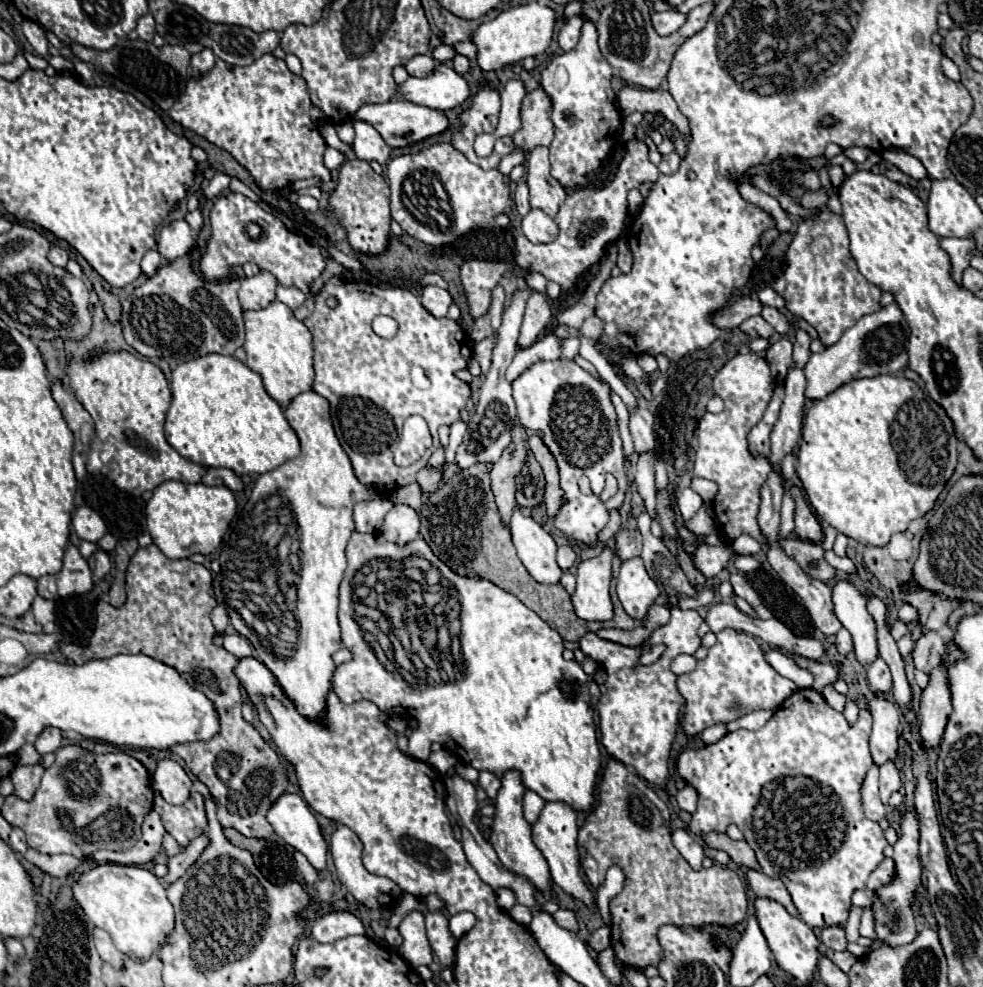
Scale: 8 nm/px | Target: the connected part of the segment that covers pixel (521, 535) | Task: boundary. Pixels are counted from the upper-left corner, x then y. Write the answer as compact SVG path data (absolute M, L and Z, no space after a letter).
M519 508L513 512L513 518L511 518L511 536L513 536L513 544L517 548L517 556L521 558L523 566L527 568L527 572L537 582L541 582L541 584L557 584L561 580L563 570L555 562L555 552L557 552L555 540L531 516L529 518L523 516Z

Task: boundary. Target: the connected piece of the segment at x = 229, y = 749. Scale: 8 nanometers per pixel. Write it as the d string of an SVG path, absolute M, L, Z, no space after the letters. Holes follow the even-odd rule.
M149 544L147 548L139 548L131 556L131 562L127 568L127 584L125 584L127 600L125 600L125 604L121 608L113 608L111 604L97 604L97 608L95 608L97 610L97 624L95 624L95 632L93 632L89 644L77 646L77 644L59 642L59 652L65 658L71 658L75 664L83 664L83 662L89 662L95 658L111 658L115 654L147 654L147 656L153 656L155 660L161 660L161 662L173 666L185 680L189 680L195 688L205 692L219 712L221 732L207 742L181 744L181 746L175 746L171 750L185 760L189 770L203 784L207 784L211 798L217 802L217 808L219 808L217 820L223 828L235 828L247 838L265 838L267 840L269 836L273 836L273 828L265 820L265 814L267 814L269 806L287 790L287 784L289 784L287 770L283 768L275 750L269 748L267 742L259 736L259 732L251 724L247 724L241 716L241 684L239 684L237 676L233 674L237 658L233 654L229 654L225 648L215 646L215 640L213 640L215 628L209 620L209 614L217 606L217 602L207 592L205 582L211 582L211 572L205 566L195 564L187 558L185 560L169 560L167 556L163 556L163 552L155 544ZM231 802L237 806L237 814L241 816L241 820L229 820Z

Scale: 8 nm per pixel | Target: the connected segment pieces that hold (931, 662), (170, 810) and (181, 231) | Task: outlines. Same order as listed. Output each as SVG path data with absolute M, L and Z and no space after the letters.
M923 634L913 650L913 660L915 660L915 668L923 670L927 676L931 674L933 668L939 668L943 664L943 658L947 654L947 646L945 642L935 634Z
M191 792L189 800L183 802L181 806L171 806L161 796L157 796L155 810L161 814L165 830L181 846L187 846L189 840L193 840L195 836L199 836L207 828L203 796L199 792Z
M173 220L165 224L157 238L157 252L165 260L175 260L189 252L189 248L195 244L193 230L185 220Z

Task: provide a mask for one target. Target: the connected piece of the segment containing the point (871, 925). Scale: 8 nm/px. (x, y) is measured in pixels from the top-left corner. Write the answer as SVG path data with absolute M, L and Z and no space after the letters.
M865 908L863 910L863 916L861 916L861 928L859 928L861 936L867 936L867 938L875 938L875 914L871 908Z

